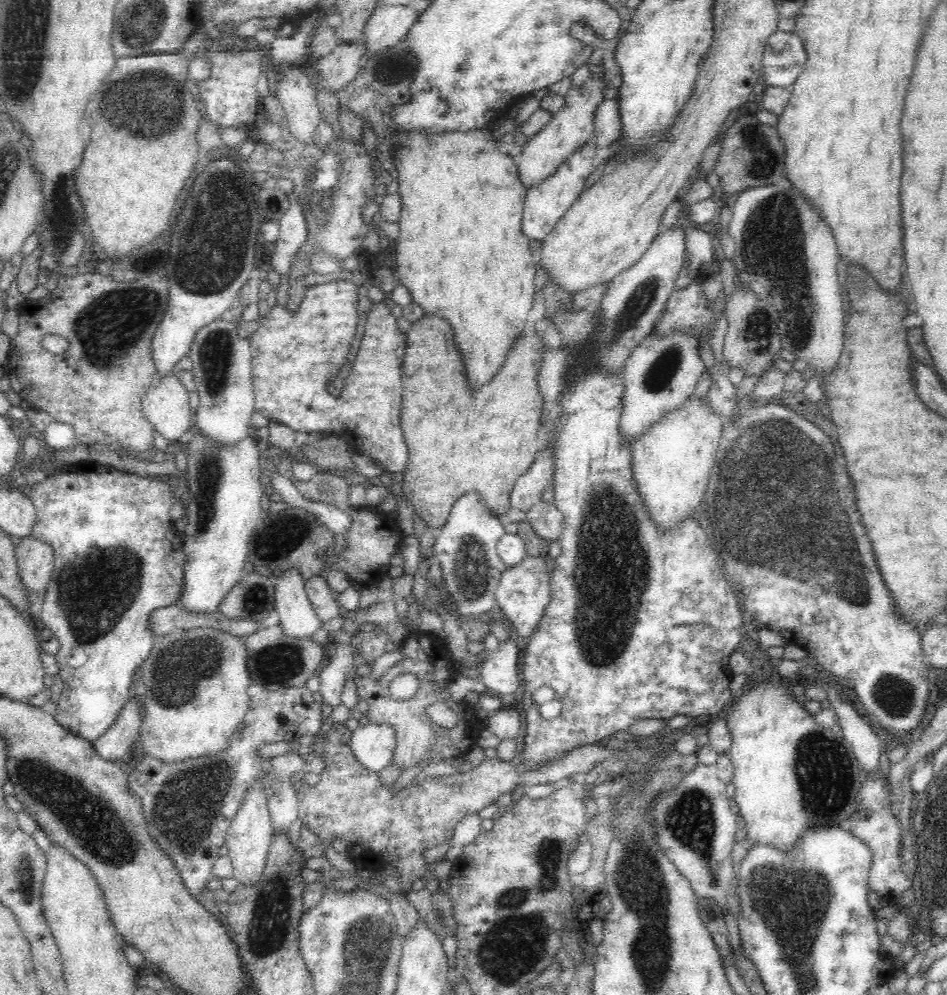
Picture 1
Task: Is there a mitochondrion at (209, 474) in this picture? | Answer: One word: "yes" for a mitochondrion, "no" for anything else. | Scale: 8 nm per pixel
yes

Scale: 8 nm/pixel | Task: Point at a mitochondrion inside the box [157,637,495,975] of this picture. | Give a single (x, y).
(271, 916)

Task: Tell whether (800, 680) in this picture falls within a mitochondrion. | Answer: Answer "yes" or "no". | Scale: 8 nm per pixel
no

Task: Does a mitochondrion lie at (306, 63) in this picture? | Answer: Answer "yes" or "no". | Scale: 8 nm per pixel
no

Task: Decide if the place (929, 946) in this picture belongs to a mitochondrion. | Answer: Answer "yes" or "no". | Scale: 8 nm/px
no

